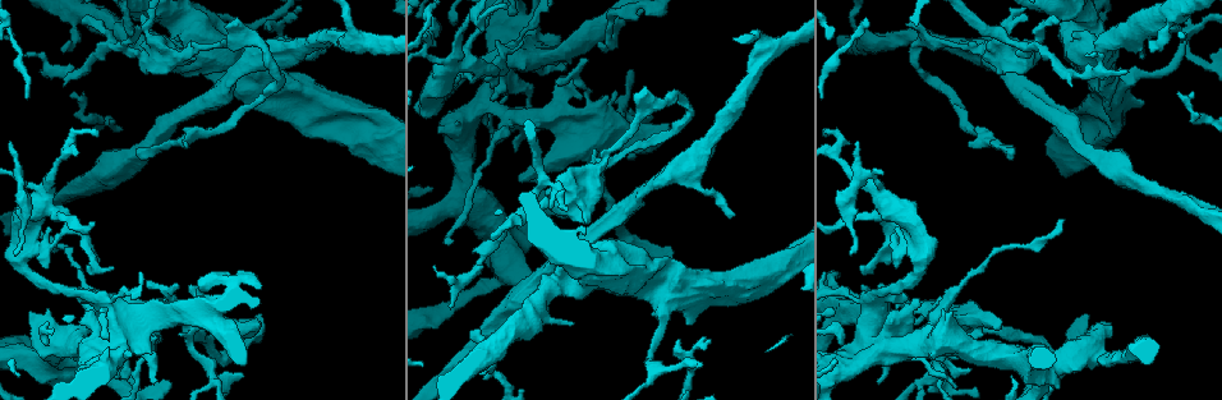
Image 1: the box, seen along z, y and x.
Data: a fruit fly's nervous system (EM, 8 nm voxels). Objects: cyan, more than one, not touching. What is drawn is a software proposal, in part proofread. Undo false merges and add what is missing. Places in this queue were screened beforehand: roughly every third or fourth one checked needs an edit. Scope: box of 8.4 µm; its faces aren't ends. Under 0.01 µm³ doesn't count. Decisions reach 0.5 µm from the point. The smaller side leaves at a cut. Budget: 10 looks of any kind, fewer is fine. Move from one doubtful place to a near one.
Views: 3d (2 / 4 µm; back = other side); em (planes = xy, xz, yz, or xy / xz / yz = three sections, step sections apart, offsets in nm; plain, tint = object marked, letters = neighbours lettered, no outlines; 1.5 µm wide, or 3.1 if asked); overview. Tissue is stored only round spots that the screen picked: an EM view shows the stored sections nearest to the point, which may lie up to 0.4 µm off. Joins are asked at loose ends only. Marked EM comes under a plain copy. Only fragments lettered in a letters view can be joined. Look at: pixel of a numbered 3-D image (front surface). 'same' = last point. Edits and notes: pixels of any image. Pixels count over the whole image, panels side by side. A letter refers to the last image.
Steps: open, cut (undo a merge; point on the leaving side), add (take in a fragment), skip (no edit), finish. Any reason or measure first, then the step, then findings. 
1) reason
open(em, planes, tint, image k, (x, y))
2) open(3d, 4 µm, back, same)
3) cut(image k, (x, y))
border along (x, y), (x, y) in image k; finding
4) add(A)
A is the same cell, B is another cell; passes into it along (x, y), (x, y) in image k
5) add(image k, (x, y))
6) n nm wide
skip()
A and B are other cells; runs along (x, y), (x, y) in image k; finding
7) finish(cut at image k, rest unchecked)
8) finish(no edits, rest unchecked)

open(em, planes, letters, image 1, (170, 382))

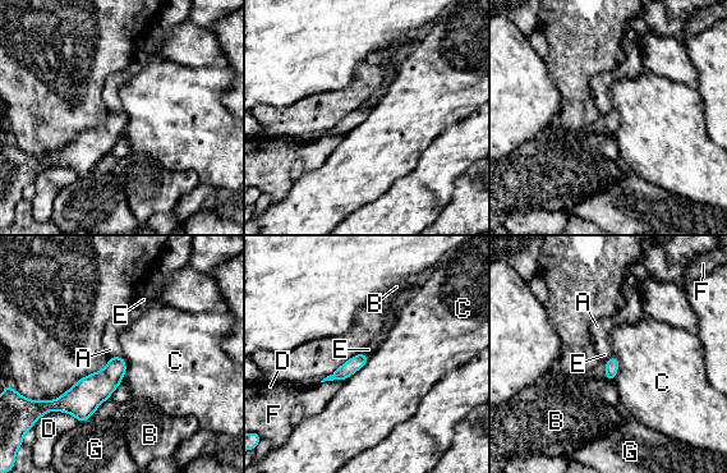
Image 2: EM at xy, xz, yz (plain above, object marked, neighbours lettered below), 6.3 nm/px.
skip()
A, B, C, D, E, F and G are other cells; border along (369, 356), (368, 361), (344, 381) in image 2; no lettered fragment goes on from it

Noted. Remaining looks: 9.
an open end
open(3d, 4 µm, image 1, (667, 124))

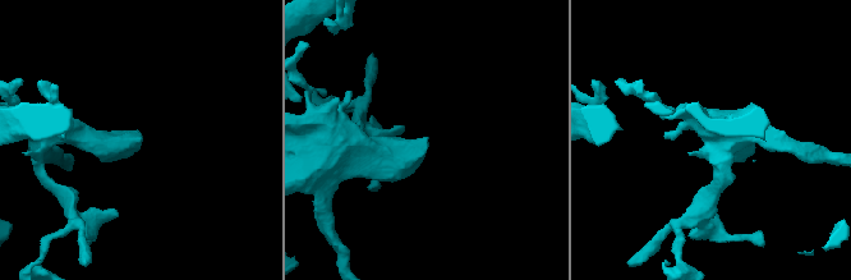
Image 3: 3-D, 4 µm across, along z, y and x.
open(em, yz, step 8, letters, image 3, (142, 136))

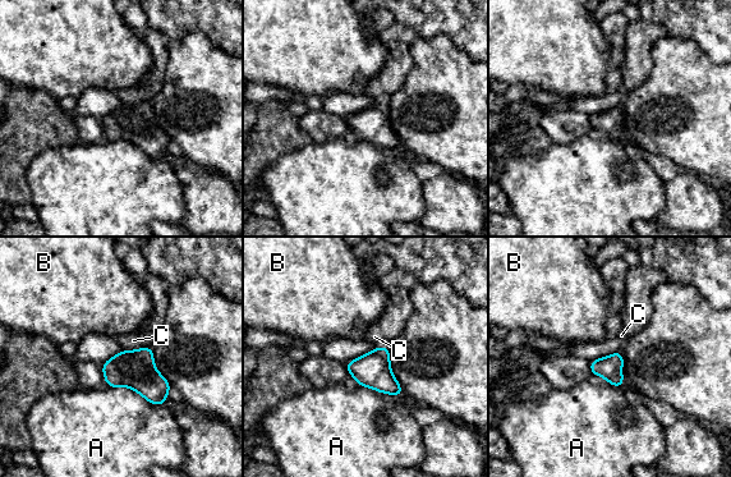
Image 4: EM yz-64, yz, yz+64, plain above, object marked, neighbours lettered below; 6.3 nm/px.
another direction
open(em, planes, letters, same)

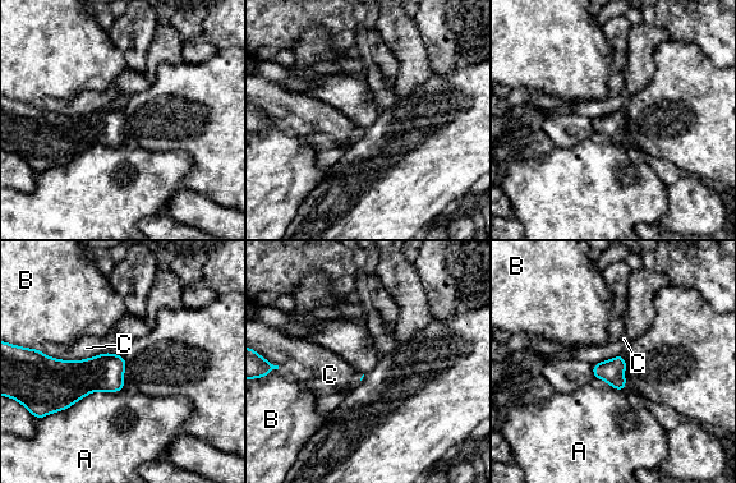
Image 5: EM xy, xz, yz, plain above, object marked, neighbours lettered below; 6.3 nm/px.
skip()
A, B and C are other cells; border along (40, 350), (67, 360), (109, 352) in image 5; no lettered fragment goes on from it

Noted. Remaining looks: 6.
branch stops here
open(em, planes, letters, image 1, (321, 51))

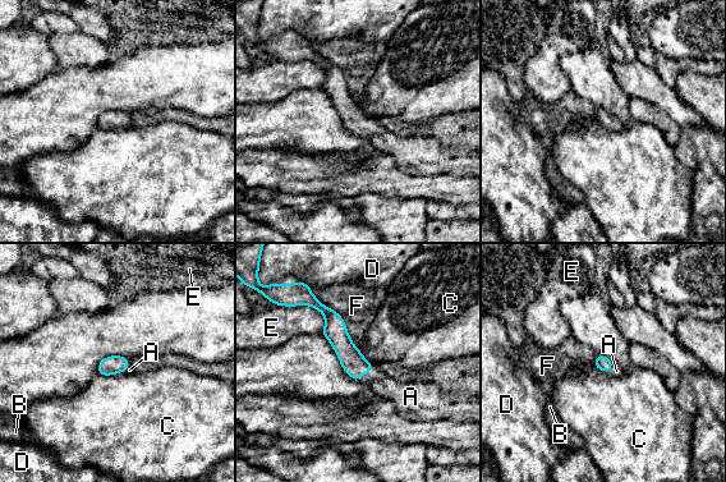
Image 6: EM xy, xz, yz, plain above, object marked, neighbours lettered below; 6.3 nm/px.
add(A)
A is the same cell, B, C, D, E and F are other cells; passes into it along (353, 362), (366, 373), (399, 393) in image 6; the neuron continues

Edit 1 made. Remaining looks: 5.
see it whole again
open(overview)

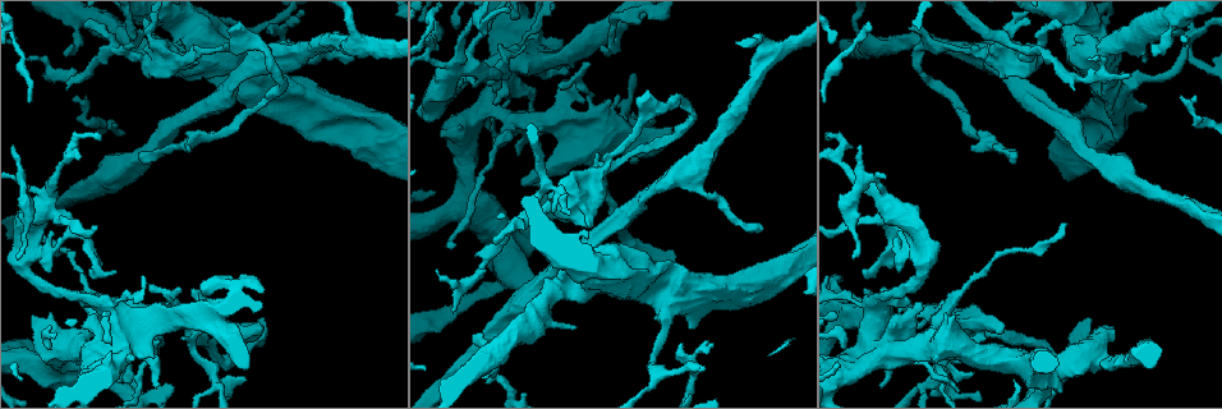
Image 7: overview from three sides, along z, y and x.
open(em, planes, letters, image 7, (77, 40))

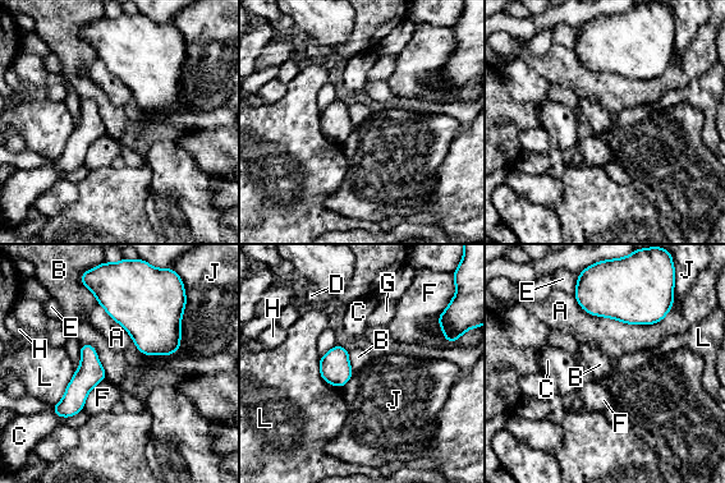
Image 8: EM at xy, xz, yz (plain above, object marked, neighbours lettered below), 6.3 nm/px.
160 nm wide
skip()
A, B, C, D, E, F, G, H, J and L are other cells; border along (74, 371), (63, 398), (51, 406) in image 8; continuous, no second neuron

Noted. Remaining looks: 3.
finish(add at image 6, rest unchecked)

